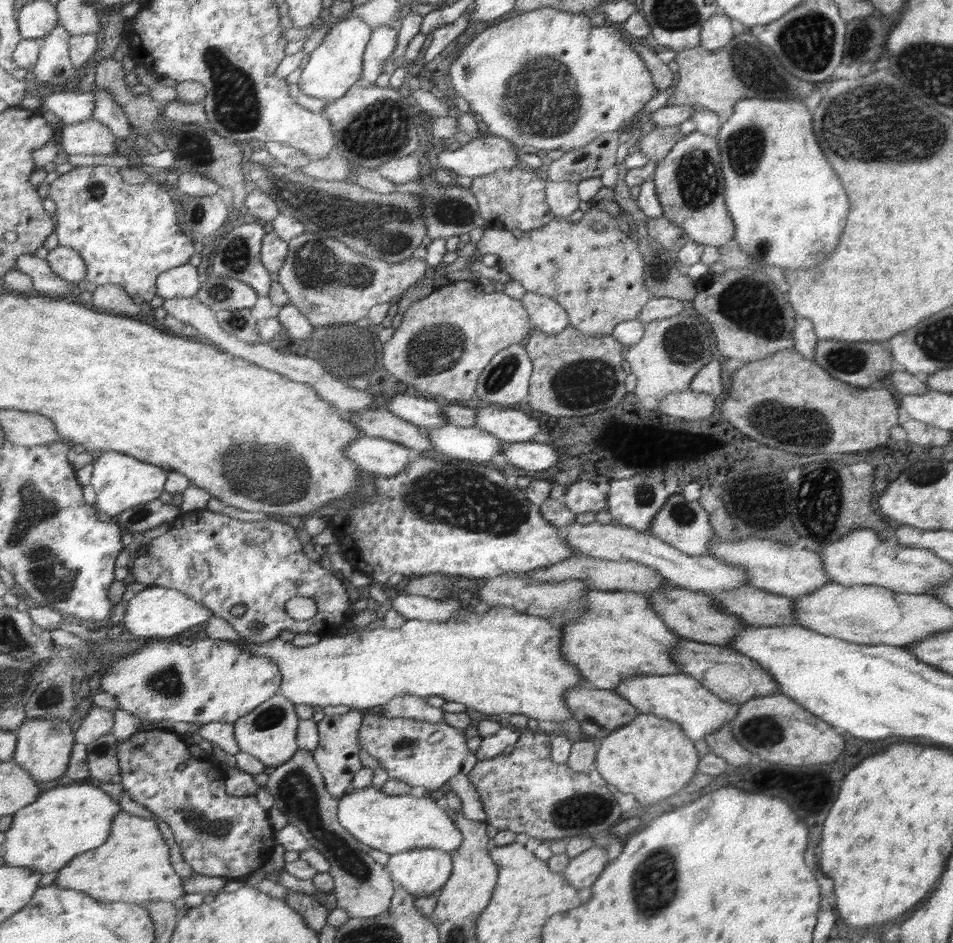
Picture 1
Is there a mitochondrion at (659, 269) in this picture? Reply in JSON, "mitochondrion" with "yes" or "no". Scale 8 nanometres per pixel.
{"mitochondrion":"yes"}

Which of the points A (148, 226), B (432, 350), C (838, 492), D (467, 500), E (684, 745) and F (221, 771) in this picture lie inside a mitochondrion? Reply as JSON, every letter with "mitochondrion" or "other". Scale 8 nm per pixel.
{"A":"other","B":"mitochondrion","C":"mitochondrion","D":"mitochondrion","E":"other","F":"other"}

